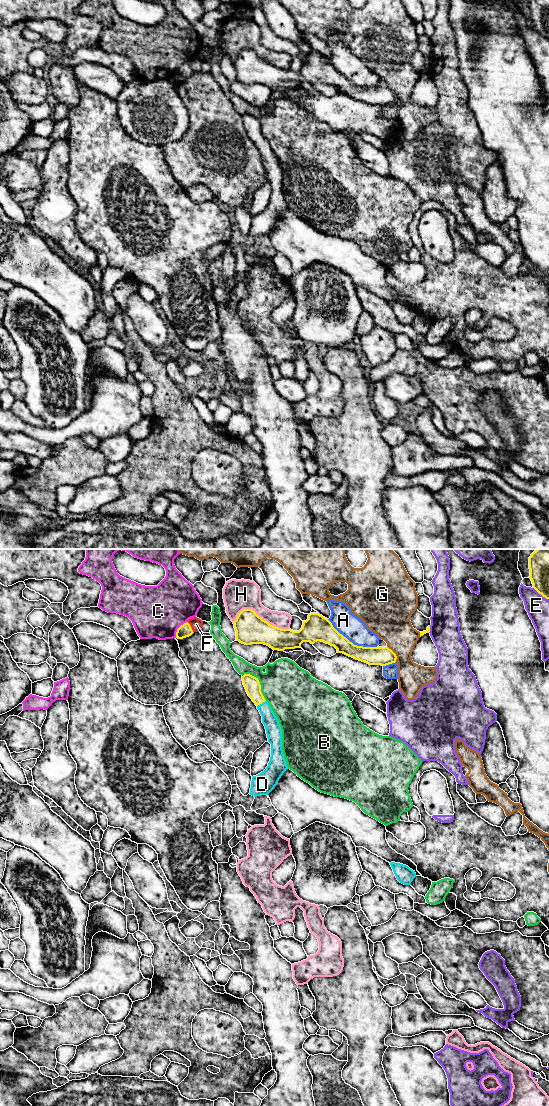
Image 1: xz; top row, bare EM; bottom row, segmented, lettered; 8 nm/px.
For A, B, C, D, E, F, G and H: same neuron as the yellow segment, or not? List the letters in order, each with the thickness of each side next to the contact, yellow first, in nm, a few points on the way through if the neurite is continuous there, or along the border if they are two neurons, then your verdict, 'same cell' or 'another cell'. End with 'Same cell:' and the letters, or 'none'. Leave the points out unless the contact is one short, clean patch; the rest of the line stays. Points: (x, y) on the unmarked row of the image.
A: 170 nm thick on the yellow side, 190 nm on the other; another cell
B: 130 nm thick on the yellow side, 400 nm on the other; another cell
C: 110 nm thick on the yellow side, 420 nm on the other; another cell
D: 130 nm thick on the yellow side, 130 nm on the other; runs through xz (252, 125), (254, 133), (261, 143), (268, 155), (273, 170); same cell
E: 160 nm thick on the yellow side, 190 nm on the other; another cell
F: 110 nm thick on the yellow side, 100 nm on the other; another cell
G: 150 nm thick on the yellow side, 300 nm on the other; another cell
H: 240 nm thick on the yellow side, 240 nm on the other; another cell
Same cell: D

